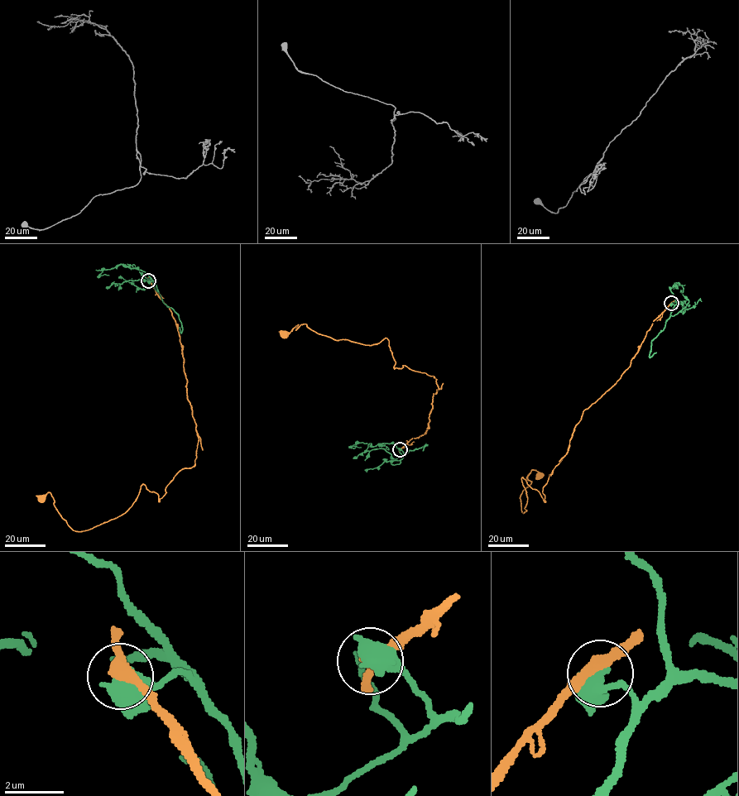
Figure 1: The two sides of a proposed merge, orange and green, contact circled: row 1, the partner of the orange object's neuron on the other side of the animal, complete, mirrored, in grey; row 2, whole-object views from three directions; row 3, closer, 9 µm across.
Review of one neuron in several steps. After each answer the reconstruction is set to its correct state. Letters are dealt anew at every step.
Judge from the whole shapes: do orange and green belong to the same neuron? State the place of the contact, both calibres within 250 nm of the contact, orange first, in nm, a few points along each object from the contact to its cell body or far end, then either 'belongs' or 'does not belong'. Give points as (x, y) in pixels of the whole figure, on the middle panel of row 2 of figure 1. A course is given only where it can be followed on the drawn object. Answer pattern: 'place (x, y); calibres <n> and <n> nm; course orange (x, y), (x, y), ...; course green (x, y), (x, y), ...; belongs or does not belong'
place (400, 449); calibres 420 and 480 nm; course orange (400, 449), (426, 431), (436, 378), (394, 368), (386, 338), (364, 345), (304, 323), (284, 333); course green (400, 449), (402, 455), (395, 444), (380, 443), (372, 446), (357, 443), (352, 448), (361, 447); does not belong

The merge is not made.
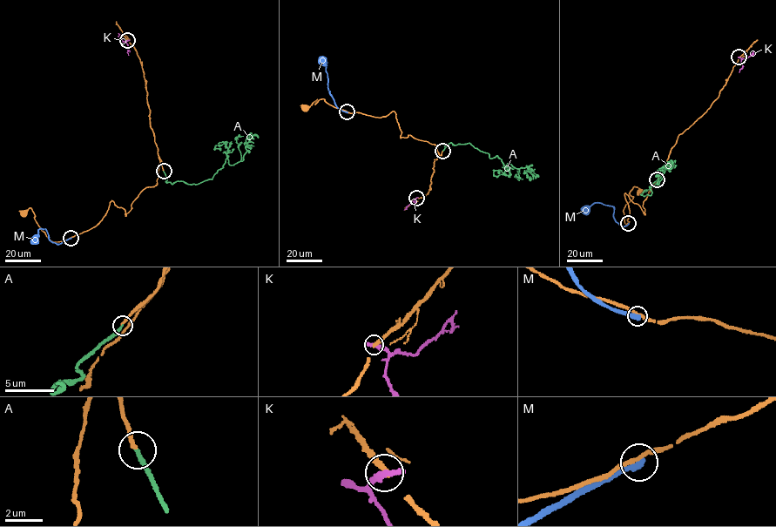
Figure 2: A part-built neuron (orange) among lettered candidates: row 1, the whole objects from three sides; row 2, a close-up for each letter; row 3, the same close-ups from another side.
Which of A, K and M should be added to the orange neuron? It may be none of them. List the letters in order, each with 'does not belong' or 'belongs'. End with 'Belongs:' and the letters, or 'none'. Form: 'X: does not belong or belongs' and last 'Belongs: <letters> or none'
A: does not belong
K: does not belong
M: does not belong
Belongs: none

